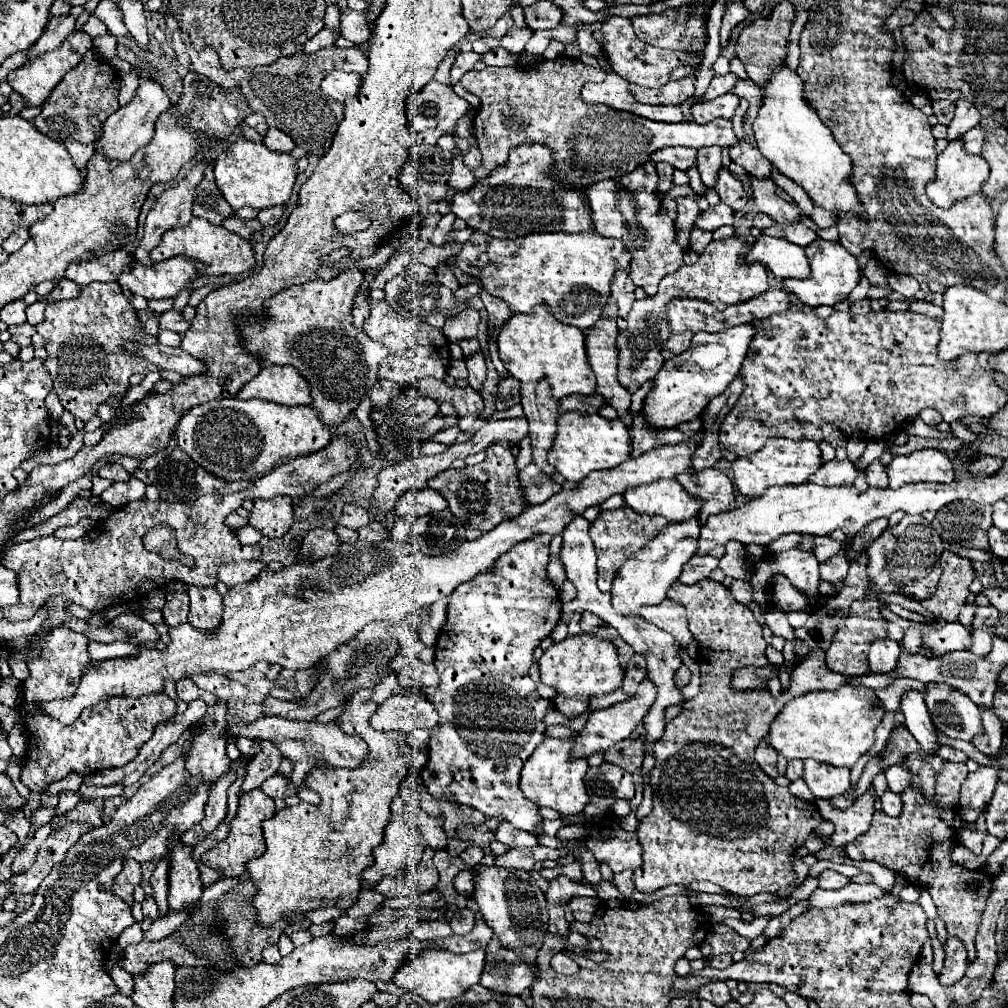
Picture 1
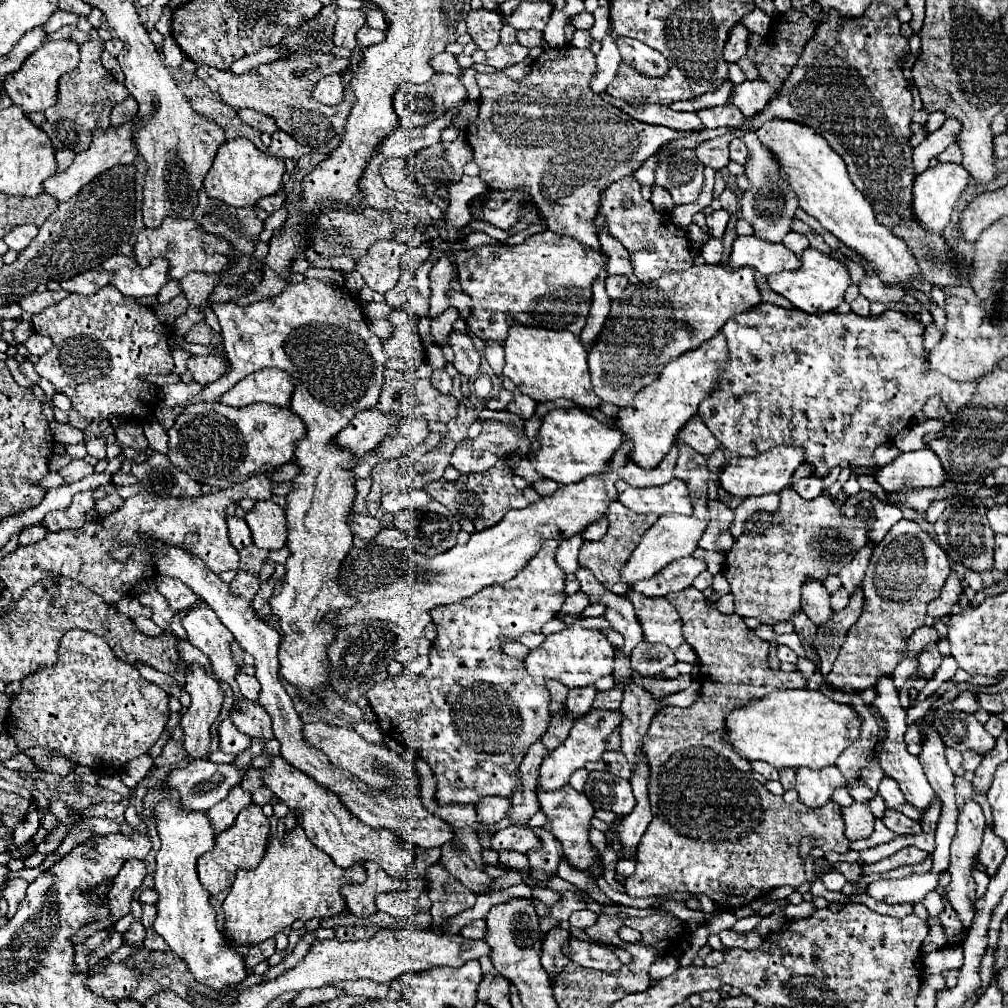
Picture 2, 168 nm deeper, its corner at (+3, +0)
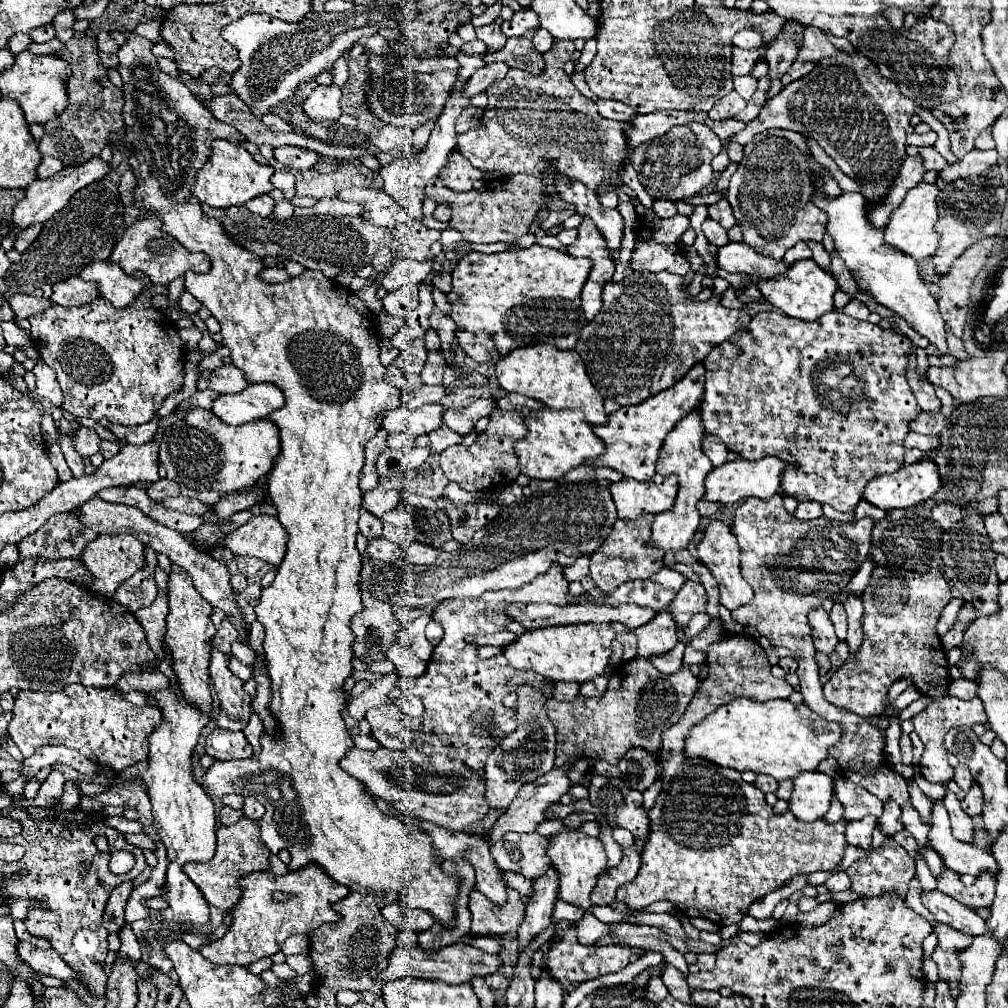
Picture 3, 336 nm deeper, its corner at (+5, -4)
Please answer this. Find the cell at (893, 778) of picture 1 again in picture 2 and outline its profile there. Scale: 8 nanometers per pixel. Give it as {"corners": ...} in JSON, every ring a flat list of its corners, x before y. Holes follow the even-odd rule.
{"corners":[[884,777,884,779,880,781,878,795,884,799,884,803,886,803,888,809,900,811,902,815,908,815,910,819,918,819,918,811,914,811,914,807,910,807,910,805,906,803,906,799,902,799,902,791,900,791,898,783,894,783,894,779]]}

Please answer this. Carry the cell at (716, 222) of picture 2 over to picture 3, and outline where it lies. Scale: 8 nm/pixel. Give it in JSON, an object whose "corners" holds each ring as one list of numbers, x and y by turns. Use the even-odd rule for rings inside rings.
{"corners":[[708,217,708,219,702,223,702,229,704,229,704,235,706,235,706,239,708,239,710,243,714,243,714,245,718,245,718,247,722,247,722,245,728,243,728,233,726,233,726,229,724,229,720,223,716,223,714,219]]}

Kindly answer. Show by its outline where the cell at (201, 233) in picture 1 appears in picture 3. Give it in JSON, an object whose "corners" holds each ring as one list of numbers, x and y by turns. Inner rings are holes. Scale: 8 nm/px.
{"corners":[[154,215,138,219,126,229,124,237,116,243,110,255,110,261,118,263,128,275,134,275,136,271,146,273,152,279,152,283,158,283,158,285,168,285,176,277,182,277,186,271,196,271,196,273,210,271,208,255,186,251,176,239,172,239,168,233,162,231,162,223]]}

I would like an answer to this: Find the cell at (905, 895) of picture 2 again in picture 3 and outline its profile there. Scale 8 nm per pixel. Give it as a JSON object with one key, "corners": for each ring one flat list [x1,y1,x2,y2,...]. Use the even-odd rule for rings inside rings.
{"corners":[[922,889,920,897,922,897,922,905,936,917,936,921,948,923,954,929,974,935,974,937,986,933,984,919,978,917,976,911,964,907,962,903,956,903,956,899,944,895,942,891,938,891,938,889,924,891]]}

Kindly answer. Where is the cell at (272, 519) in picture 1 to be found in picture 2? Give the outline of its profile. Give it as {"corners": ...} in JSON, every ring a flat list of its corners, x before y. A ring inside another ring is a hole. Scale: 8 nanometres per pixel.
{"corners":[[258,501,246,515,252,541,260,549,282,549,286,545,286,517,284,509,272,501]]}

